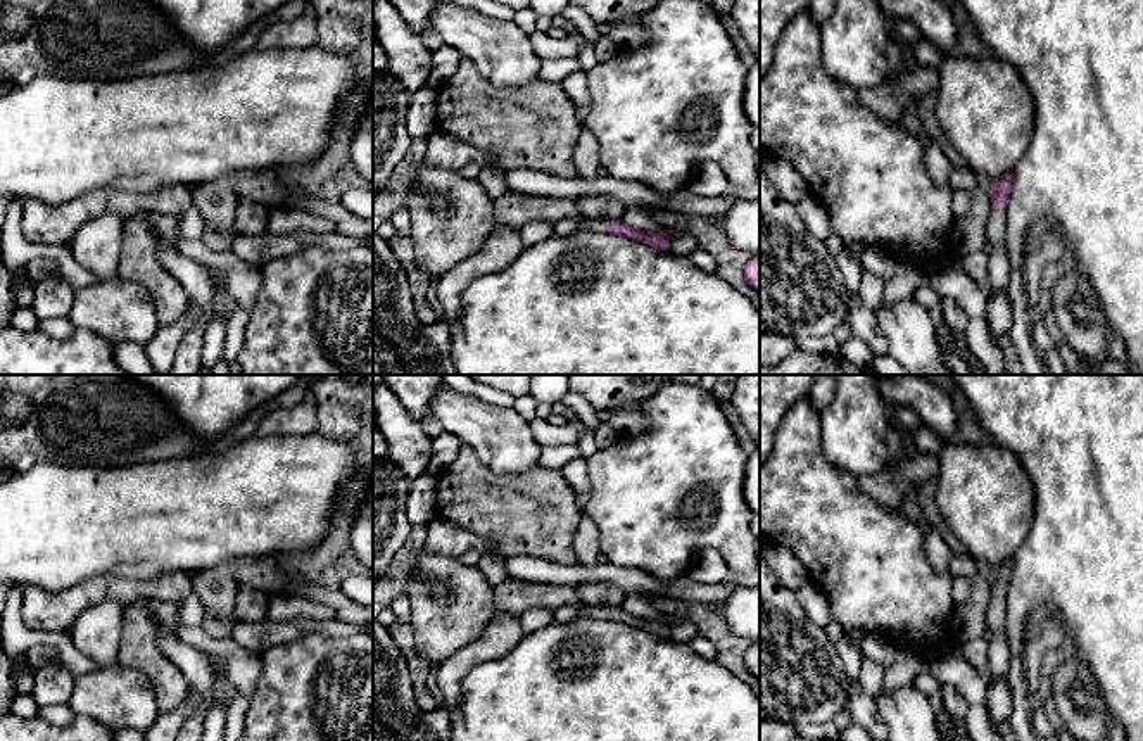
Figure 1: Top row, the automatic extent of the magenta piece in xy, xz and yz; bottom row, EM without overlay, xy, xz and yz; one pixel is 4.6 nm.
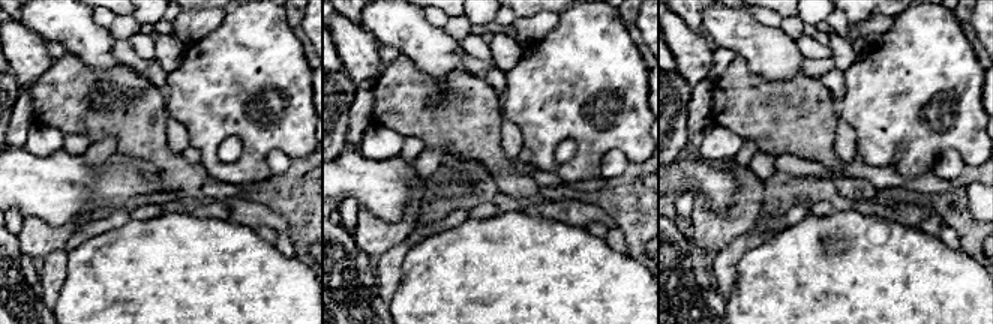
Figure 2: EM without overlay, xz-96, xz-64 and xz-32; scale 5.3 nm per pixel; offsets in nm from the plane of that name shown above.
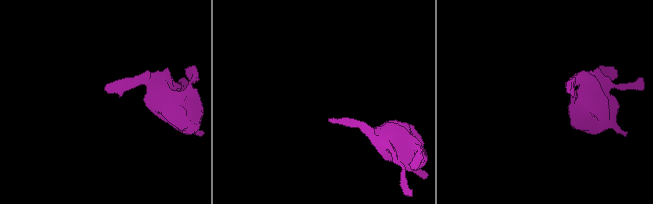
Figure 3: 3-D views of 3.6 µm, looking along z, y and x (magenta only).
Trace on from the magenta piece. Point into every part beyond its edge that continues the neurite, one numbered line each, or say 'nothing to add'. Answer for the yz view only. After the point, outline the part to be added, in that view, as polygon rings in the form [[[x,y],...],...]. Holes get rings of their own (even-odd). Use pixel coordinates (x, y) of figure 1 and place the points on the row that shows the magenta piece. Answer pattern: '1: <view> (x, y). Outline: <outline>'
1: yz (998, 270). Outline: [[[991,207],[989,218],[986,223],[986,240],[993,245],[991,254],[988,256],[988,283],[989,283],[989,299],[1007,292],[1010,282],[1010,264],[1005,250],[1005,230],[1007,230],[1007,214],[1000,209]]]

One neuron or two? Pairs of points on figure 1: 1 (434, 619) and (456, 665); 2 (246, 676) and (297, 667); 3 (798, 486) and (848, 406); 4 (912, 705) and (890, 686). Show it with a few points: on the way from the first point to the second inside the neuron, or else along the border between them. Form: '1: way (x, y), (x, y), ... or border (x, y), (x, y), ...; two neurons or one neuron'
1: border (482, 629), (435, 667); two neurons
2: border (261, 655), (261, 674), (246, 710); two neurons
3: border (819, 415), (819, 437), (824, 455), (852, 475); two neurons
4: border (907, 683), (890, 695), (881, 691); two neurons

